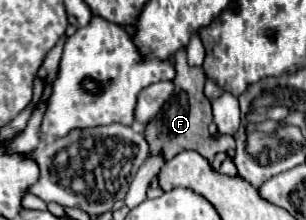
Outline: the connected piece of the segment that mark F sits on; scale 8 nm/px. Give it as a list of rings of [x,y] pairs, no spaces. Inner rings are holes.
[[[181,47],[175,53],[175,69],[177,69],[177,75],[173,79],[173,83],[175,83],[173,97],[163,105],[161,113],[145,127],[145,137],[147,137],[147,143],[151,147],[151,153],[163,151],[165,159],[171,159],[171,157],[175,157],[181,151],[193,149],[193,151],[201,153],[203,157],[207,157],[209,161],[213,161],[215,153],[217,151],[225,151],[227,145],[221,143],[221,139],[213,141],[209,137],[209,131],[207,131],[209,123],[213,121],[213,113],[211,113],[209,99],[203,95],[203,85],[207,81],[205,71],[201,67],[191,67],[187,63],[185,47]]]

